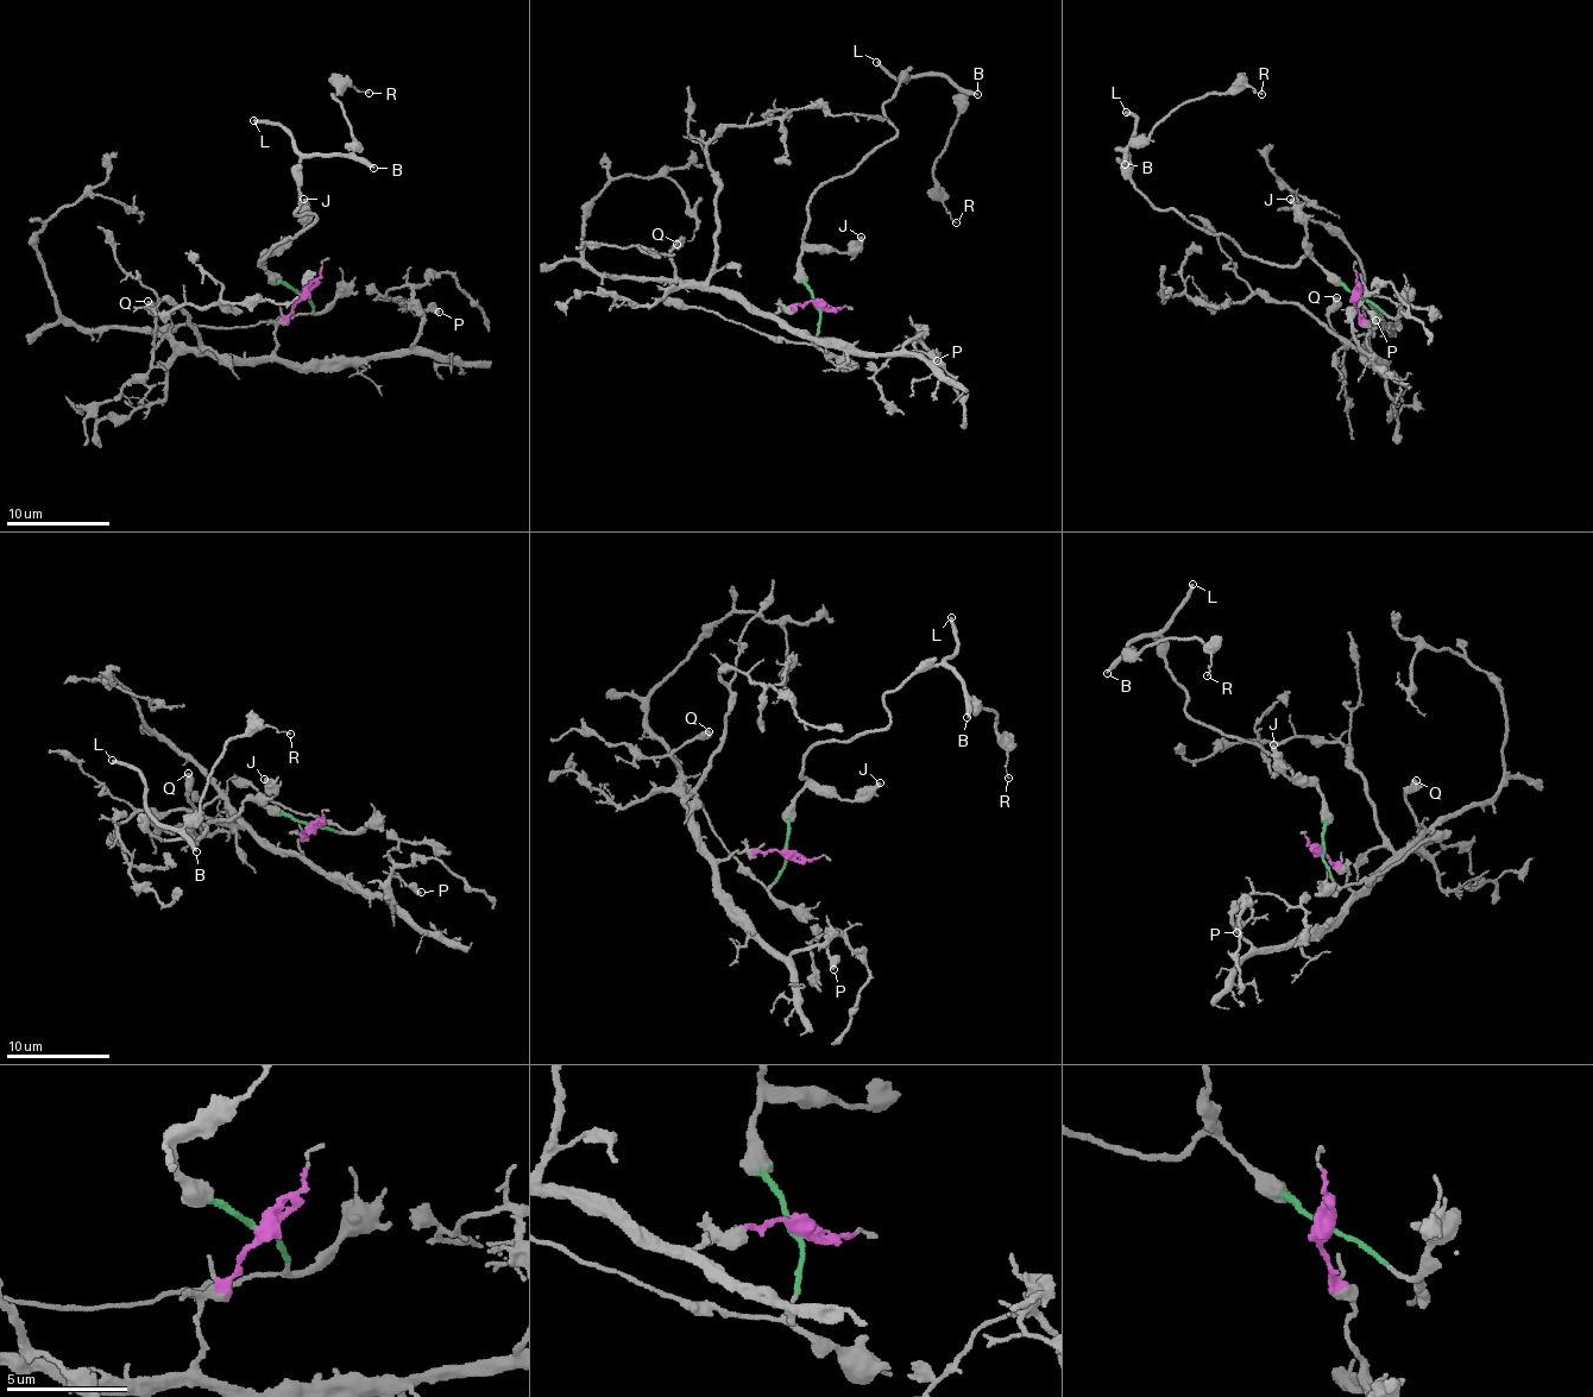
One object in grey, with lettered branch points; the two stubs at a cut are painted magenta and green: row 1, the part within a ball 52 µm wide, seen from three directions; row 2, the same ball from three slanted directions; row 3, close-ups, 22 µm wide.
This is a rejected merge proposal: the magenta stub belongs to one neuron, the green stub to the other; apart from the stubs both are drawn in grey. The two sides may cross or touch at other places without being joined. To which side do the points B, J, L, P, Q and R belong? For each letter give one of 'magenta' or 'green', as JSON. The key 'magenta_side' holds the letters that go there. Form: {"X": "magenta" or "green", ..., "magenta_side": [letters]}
{"B": "green", "J": "green", "L": "green", "P": "magenta", "Q": "magenta", "R": "green", "magenta_side": ["P", "Q"]}

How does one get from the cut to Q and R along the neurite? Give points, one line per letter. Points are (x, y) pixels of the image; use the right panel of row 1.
Q: (1358, 297), (1373, 360), (1366, 359), (1371, 344), (1362, 335), (1346, 344), (1329, 322), (1338, 296)
R: (1358, 297), (1309, 257), (1259, 262), (1158, 208), (1115, 150), (1184, 104), (1251, 86), (1263, 95)

